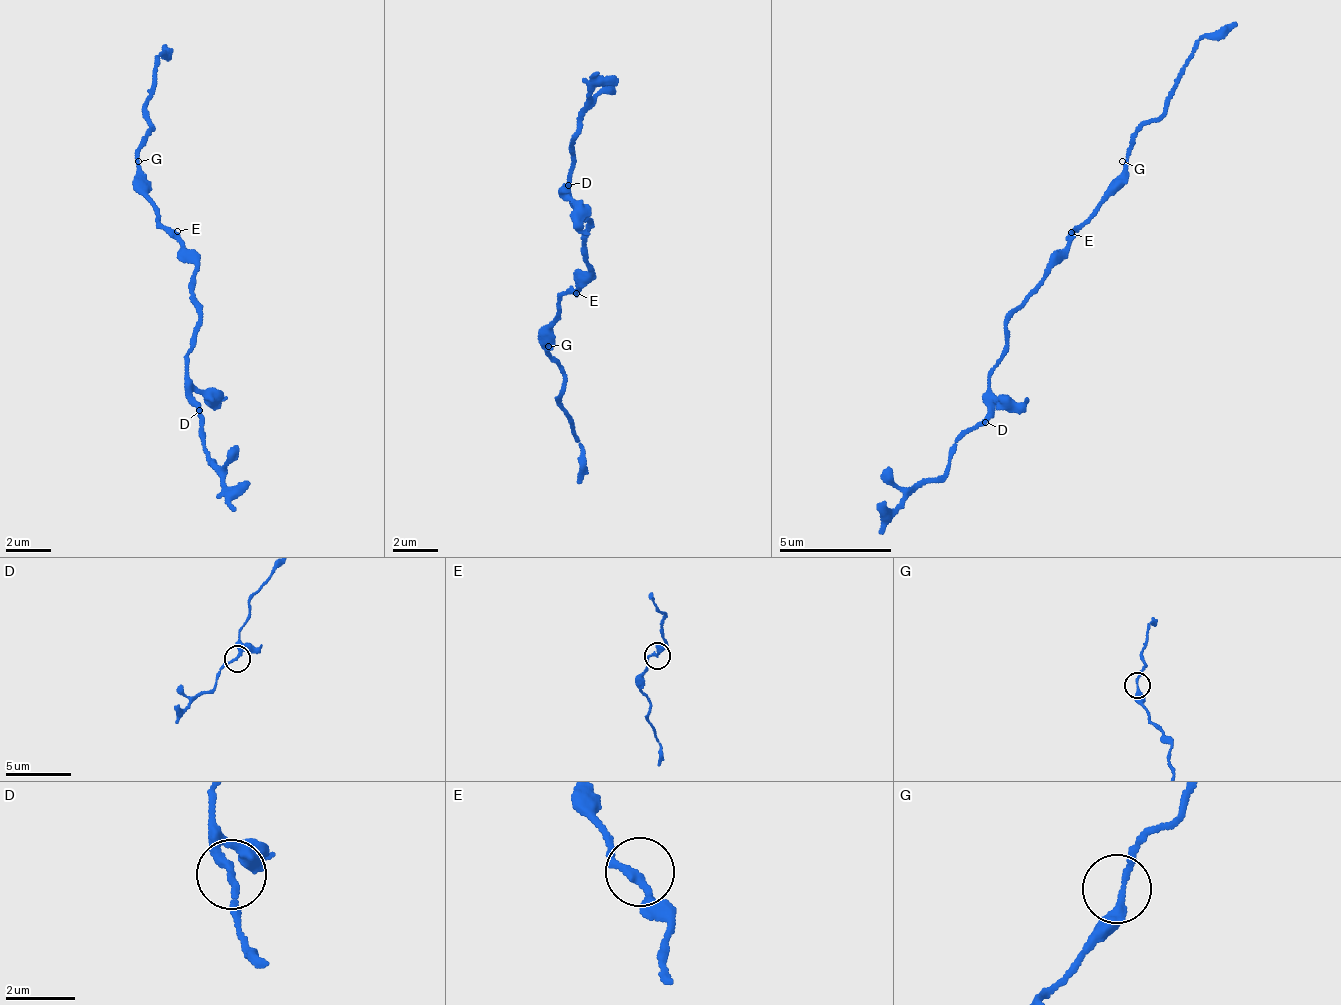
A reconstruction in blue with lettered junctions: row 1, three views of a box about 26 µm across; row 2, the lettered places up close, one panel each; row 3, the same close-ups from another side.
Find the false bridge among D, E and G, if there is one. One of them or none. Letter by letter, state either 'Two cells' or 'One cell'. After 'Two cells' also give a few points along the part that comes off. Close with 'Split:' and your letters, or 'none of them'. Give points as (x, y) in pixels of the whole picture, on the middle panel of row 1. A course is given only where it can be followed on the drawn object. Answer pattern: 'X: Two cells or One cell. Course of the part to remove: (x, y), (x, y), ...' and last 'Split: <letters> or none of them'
D: One cell
E: One cell
G: One cell
Split: none of them

